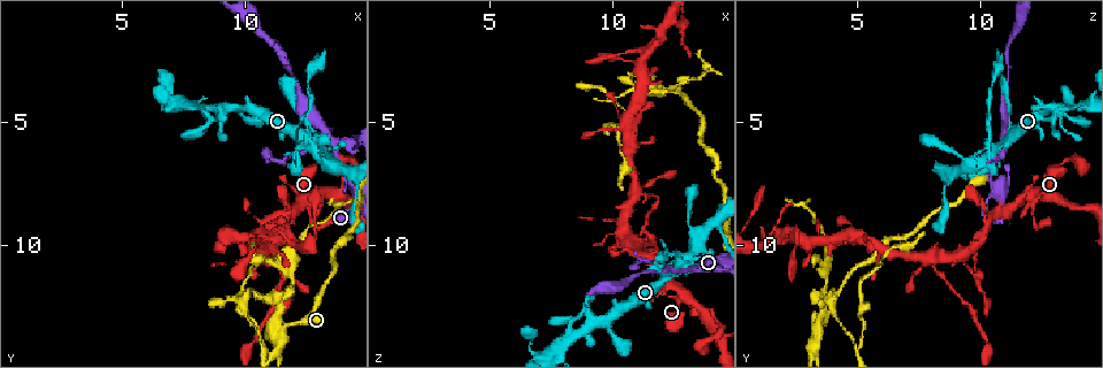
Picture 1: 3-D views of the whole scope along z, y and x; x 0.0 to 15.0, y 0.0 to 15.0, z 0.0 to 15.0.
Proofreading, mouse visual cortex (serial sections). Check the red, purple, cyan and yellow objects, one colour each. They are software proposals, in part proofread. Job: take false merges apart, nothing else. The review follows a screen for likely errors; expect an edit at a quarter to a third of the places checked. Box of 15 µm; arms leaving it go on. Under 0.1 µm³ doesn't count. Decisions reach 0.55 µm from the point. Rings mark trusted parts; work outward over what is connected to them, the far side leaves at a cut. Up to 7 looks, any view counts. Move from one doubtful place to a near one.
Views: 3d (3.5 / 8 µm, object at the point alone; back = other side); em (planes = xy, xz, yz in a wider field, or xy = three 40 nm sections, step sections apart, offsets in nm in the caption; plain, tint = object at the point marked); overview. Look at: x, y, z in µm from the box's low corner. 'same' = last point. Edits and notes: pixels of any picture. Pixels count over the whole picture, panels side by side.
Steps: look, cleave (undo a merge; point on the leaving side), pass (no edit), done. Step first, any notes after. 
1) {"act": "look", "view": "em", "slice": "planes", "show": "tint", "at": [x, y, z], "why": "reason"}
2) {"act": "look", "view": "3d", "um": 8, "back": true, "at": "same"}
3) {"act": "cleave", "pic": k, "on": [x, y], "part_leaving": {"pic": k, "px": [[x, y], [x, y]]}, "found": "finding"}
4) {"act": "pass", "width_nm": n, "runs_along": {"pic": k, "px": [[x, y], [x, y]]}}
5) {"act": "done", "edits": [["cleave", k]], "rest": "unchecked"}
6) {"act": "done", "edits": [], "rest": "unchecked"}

{"act": "look", "view": "3d", "um": 3.5, "at": [13.6, 5.9, 10.9], "why": "sharp bend"}

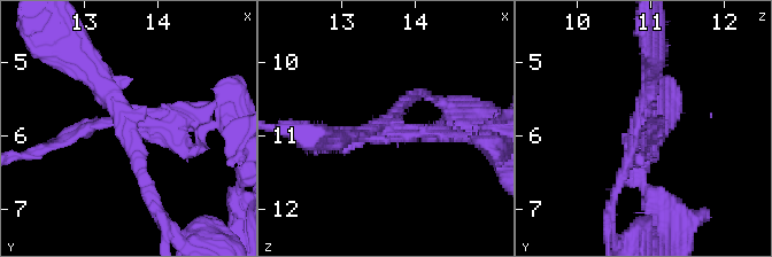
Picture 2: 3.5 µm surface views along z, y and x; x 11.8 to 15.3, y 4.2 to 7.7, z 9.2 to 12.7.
{"act": "look", "view": "em", "slice": "xy", "step": 1, "show": "tint", "at": [13.60, 5.80, 10.85], "why": "shape alone is not enough"}

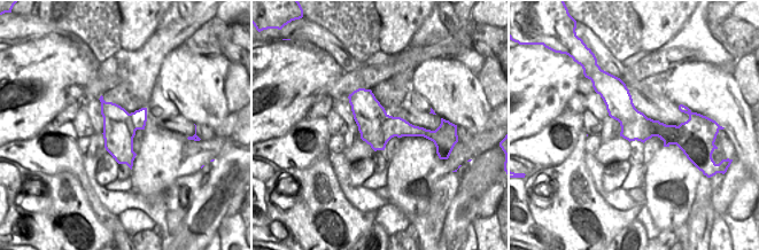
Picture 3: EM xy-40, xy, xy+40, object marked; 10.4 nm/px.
{"act": "pass", "width_nm": 380, "runs_along": {"pic": 3, "px": [[603, 94], [642, 129], [687, 135]]}, "found": "continuous, no second cell"}

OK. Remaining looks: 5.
{"act": "look", "view": "3d", "um": 3.5, "at": [11.6, 8.8, 10.5], "why": "abrupt turn"}

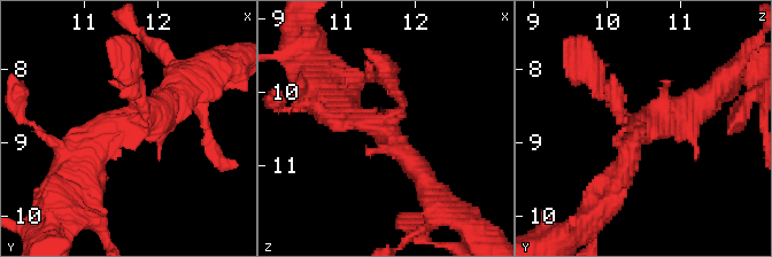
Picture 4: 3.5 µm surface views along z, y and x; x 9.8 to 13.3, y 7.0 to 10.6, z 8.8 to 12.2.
{"act": "look", "view": "em", "slice": "xy", "step": 5, "show": "tint", "at": [11.60, 8.80, 10.55], "why": "need the tissue"}

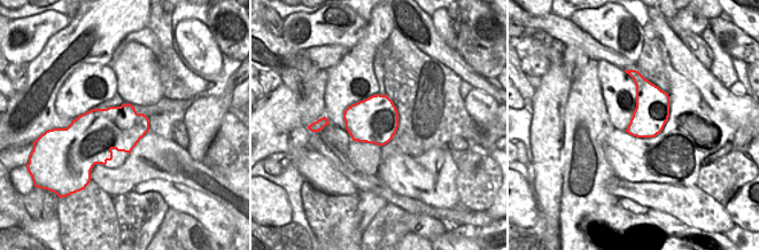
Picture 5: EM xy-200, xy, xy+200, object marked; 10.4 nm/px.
{"act": "look", "view": "em", "slice": "xy", "step": 1, "show": "tint", "at": "same", "why": "another direction"}

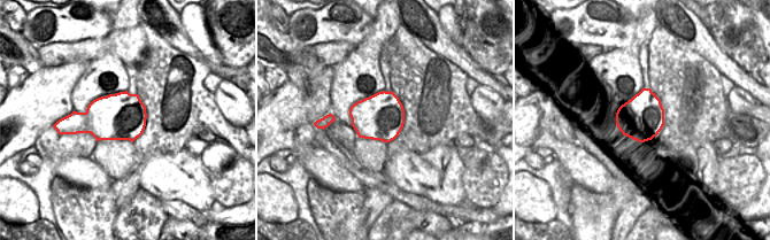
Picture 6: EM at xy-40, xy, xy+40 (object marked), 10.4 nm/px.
{"act": "pass", "runs_along": {"pic": 4, "px": [[427, 184], [392, 137], [332, 101]]}, "found": "continuous, no second cell"}

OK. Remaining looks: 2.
{"act": "look", "view": "3d", "um": 3.5, "at": [11.7, 10.7, 8.0], "why": "abrupt turn"}

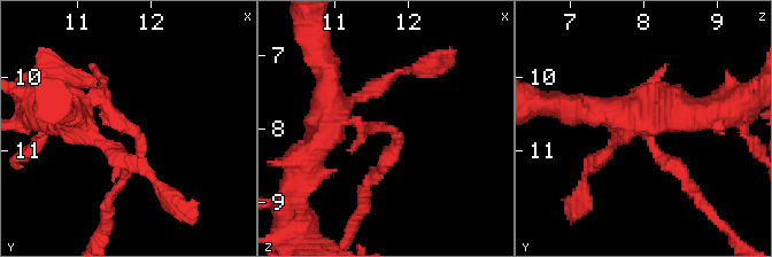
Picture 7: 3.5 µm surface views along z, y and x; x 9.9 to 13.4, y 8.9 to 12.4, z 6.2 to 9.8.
{"act": "look", "view": "em", "slice": "xy", "step": 3, "show": "tint", "at": [11.75, 10.75, 8.00], "arm_widths_nm": [150, 200]}

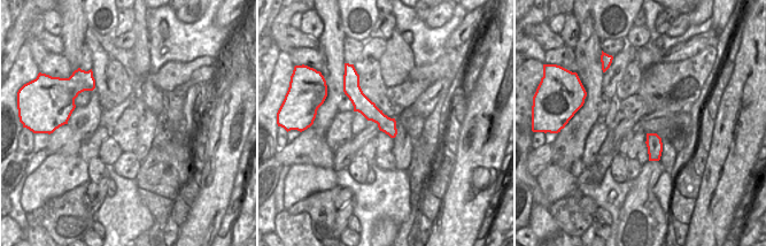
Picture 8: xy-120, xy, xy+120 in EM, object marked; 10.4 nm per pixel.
{"act": "pass", "runs_along": {"pic": 8, "px": [[356, 87], [356, 95], [393, 133]]}, "found": "all the same cell"}

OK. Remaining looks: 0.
{"act": "done", "edits": [], "rest": "unchecked"}

